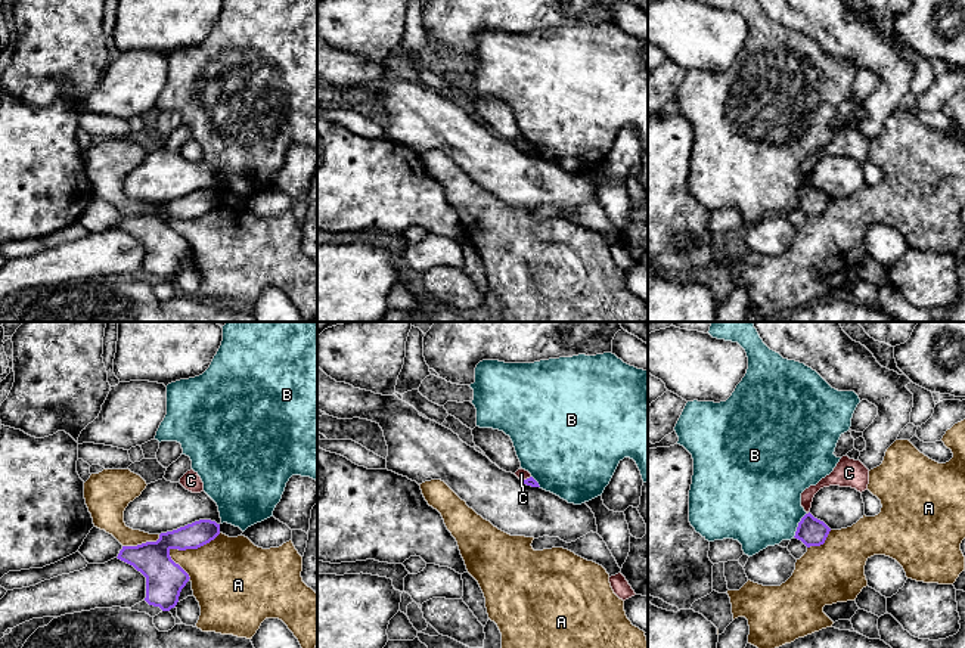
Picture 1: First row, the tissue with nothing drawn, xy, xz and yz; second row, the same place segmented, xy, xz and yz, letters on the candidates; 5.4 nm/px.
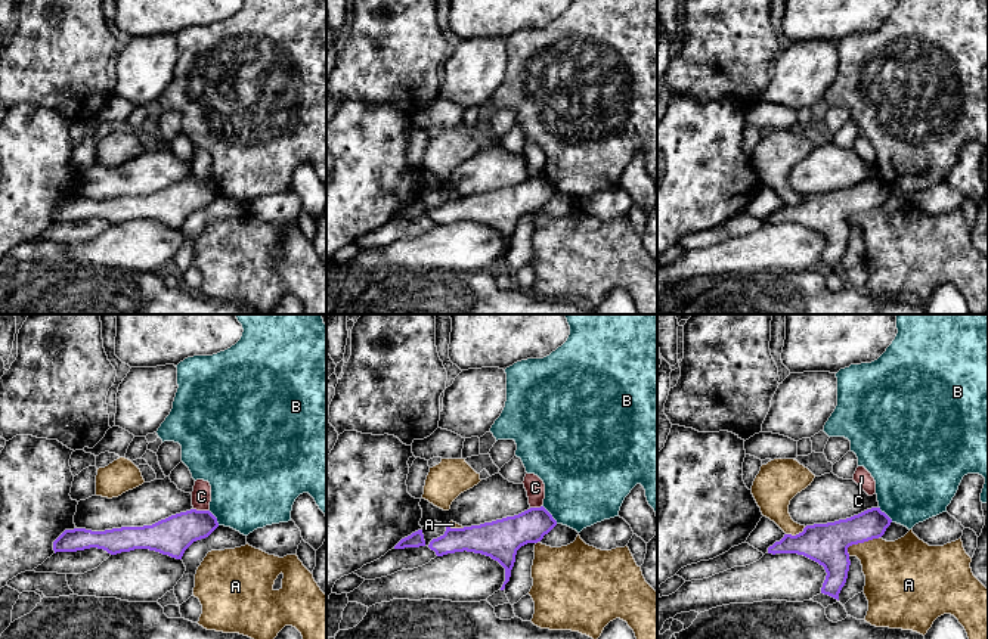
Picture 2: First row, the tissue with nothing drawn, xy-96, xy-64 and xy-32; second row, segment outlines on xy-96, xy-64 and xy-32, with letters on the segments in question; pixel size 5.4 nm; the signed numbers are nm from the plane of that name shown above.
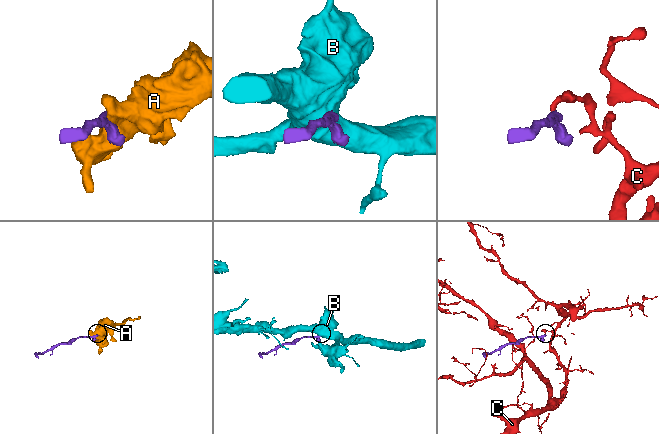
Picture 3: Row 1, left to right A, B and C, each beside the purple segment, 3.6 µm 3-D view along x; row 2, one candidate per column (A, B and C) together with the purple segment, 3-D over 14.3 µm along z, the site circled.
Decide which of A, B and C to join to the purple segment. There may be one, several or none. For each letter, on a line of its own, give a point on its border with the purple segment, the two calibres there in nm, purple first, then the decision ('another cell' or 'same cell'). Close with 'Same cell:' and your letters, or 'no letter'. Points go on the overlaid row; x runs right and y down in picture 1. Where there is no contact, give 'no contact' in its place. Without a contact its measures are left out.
A: xy (192, 548) | 200/420 nm | another cell
B: yz (799, 524) | 160/460 nm | another cell
C: xz (527, 478) | 50/60 nm | another cell
Same cell: no letter

